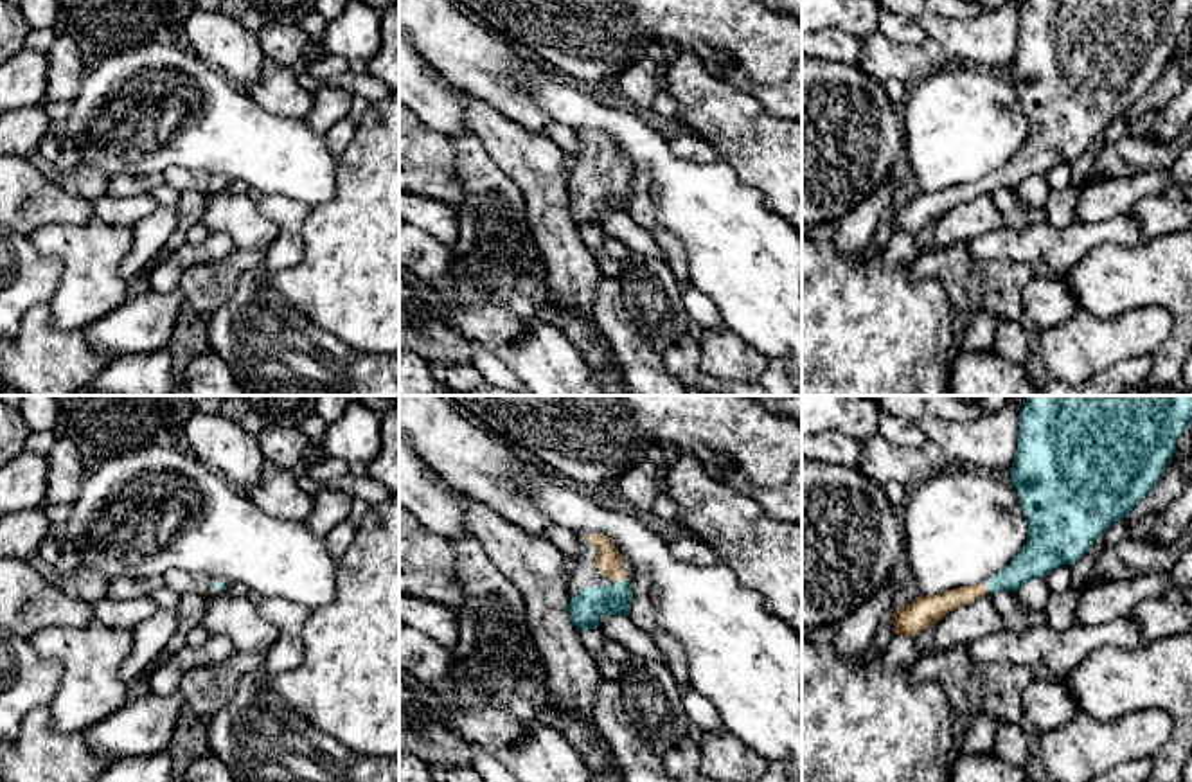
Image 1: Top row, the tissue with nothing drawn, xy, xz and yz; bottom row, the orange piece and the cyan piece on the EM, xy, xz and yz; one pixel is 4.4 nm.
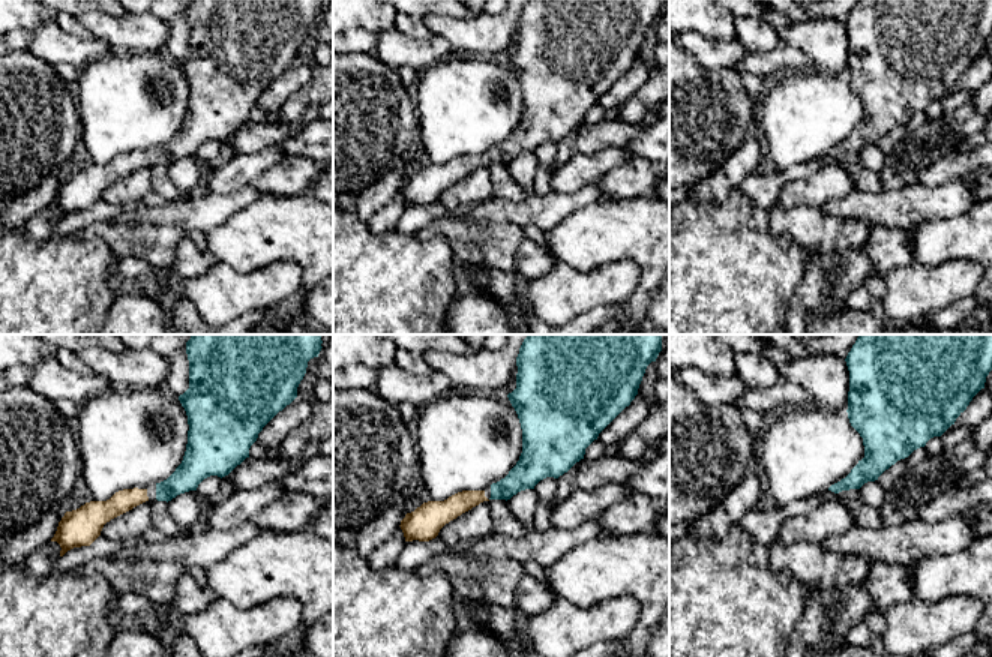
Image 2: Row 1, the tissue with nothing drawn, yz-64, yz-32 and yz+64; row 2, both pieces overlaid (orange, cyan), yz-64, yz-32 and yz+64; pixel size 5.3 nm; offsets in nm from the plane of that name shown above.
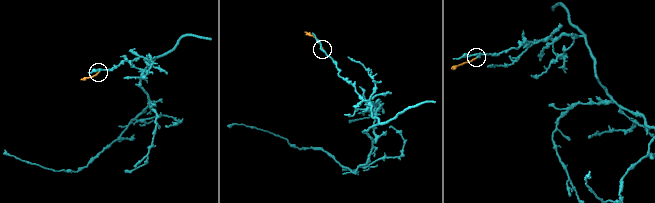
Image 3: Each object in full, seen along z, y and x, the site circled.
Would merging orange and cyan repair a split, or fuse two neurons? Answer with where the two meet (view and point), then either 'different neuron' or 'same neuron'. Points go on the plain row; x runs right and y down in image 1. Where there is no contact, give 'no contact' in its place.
xz (621, 177) | same neuron

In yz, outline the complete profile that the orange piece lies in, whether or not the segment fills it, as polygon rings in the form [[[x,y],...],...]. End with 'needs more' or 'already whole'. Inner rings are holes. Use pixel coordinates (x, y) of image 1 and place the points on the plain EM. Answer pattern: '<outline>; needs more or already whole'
[[[1025,0],[1019,9],[1018,47],[1010,77],[1028,117],[1028,137],[1009,164],[985,182],[960,183],[940,192],[922,192],[894,209],[895,232],[915,234],[946,212],[996,189],[1018,189],[1027,178],[1046,174],[1061,162],[1073,162],[1088,146],[1158,81],[1179,34],[1192,25],[1192,0]]]; needs more

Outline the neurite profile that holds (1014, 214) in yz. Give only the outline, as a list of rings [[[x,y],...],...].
[[[996,189],[991,191],[991,196],[1001,212],[1003,228],[1025,230],[1032,225],[1046,223],[1046,210],[1025,205],[1016,189]]]

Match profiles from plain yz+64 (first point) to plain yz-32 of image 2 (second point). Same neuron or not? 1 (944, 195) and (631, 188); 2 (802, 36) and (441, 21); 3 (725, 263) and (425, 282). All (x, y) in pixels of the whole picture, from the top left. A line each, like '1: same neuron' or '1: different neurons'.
1: different neurons
2: same neuron
3: same neuron

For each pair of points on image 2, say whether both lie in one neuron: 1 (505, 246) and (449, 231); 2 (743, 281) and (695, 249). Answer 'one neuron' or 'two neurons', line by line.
1: one neuron
2: one neuron

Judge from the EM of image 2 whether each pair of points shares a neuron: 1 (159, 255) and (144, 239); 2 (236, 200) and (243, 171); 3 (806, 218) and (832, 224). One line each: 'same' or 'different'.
1: same
2: different
3: same

